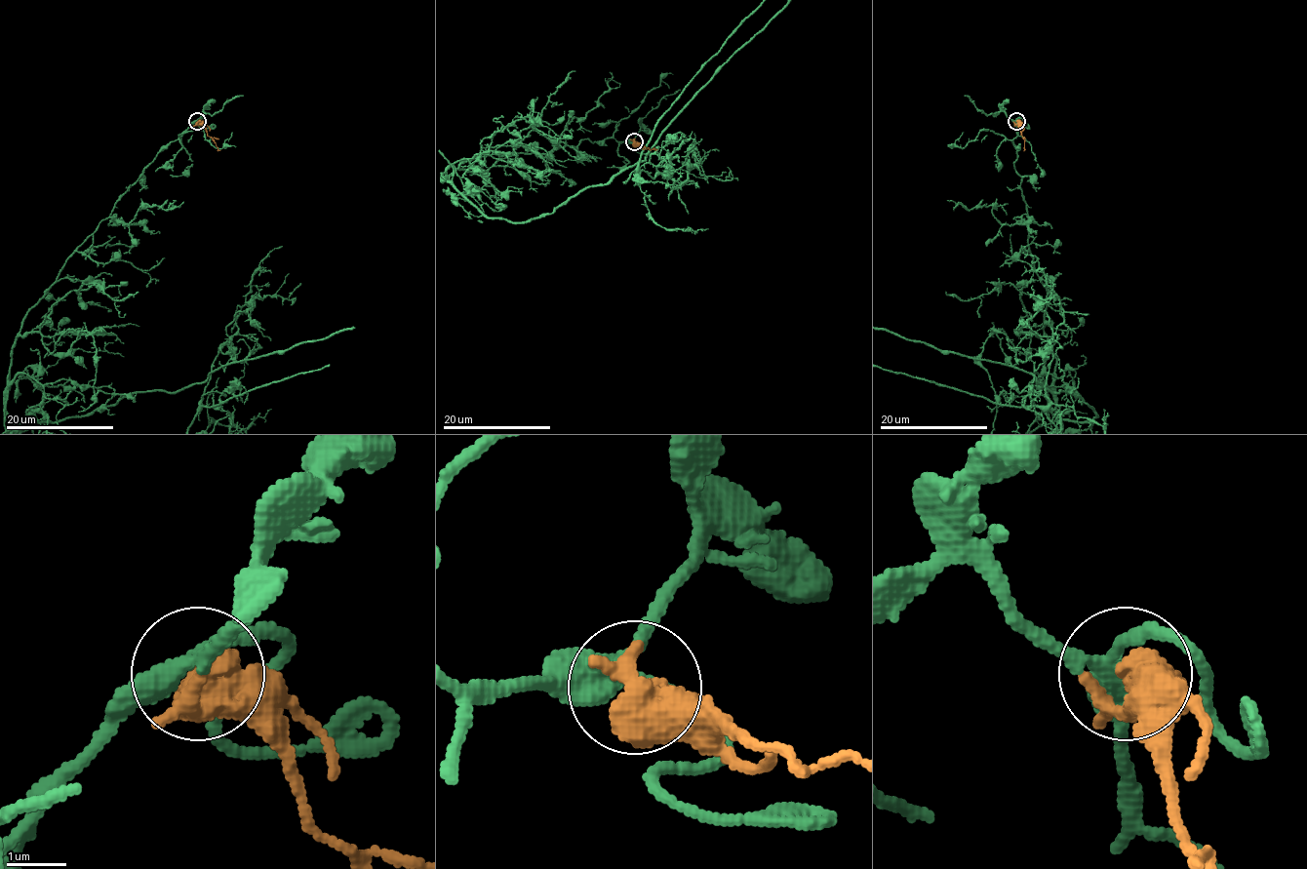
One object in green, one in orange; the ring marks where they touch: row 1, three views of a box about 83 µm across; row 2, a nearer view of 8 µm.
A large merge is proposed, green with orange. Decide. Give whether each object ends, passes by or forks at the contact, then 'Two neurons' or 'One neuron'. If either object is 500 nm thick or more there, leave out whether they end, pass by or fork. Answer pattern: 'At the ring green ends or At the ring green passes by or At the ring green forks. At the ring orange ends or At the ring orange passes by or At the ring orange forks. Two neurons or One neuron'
At the ring green forks. At the ring orange forks. One neuron

